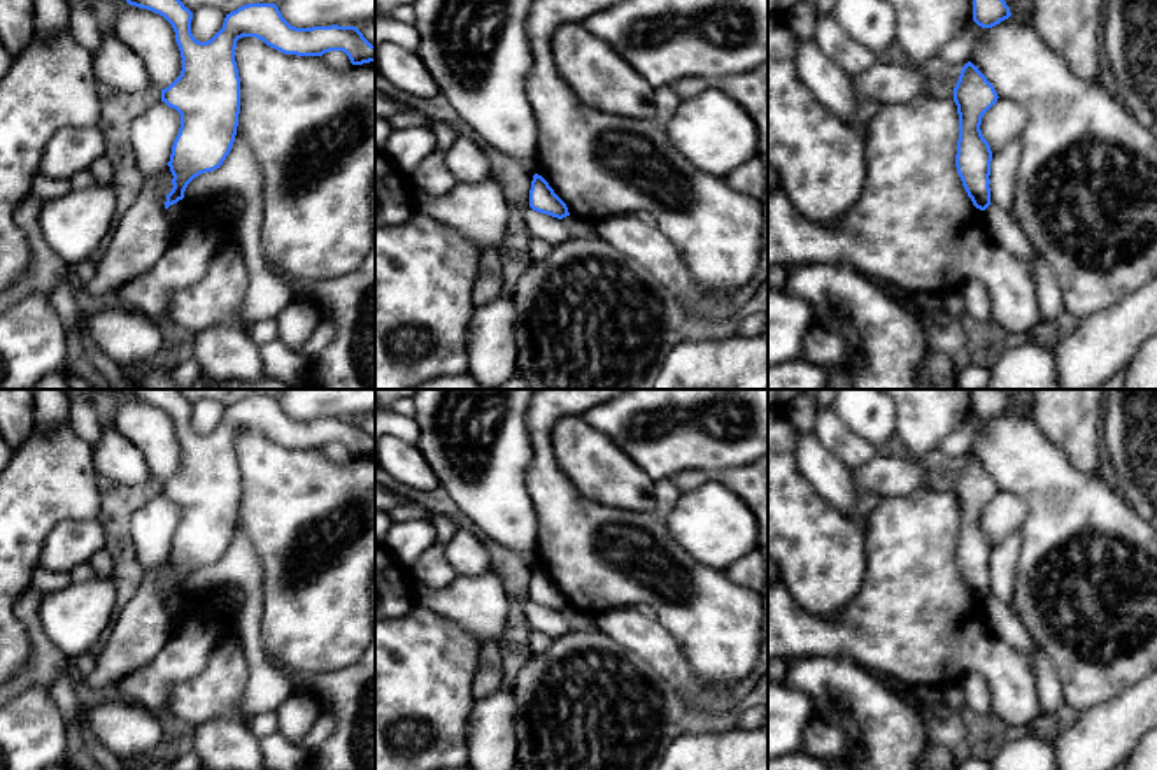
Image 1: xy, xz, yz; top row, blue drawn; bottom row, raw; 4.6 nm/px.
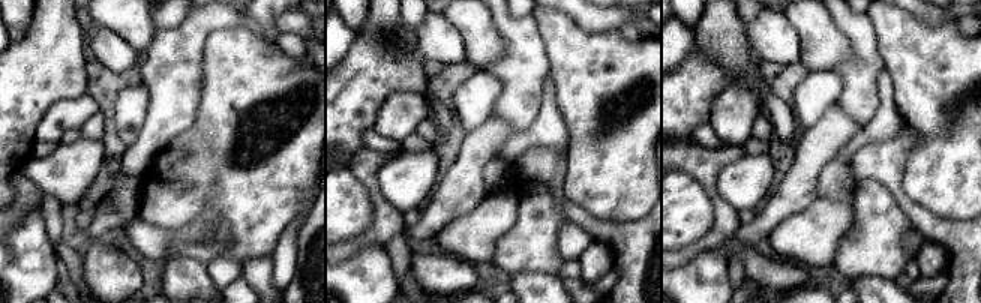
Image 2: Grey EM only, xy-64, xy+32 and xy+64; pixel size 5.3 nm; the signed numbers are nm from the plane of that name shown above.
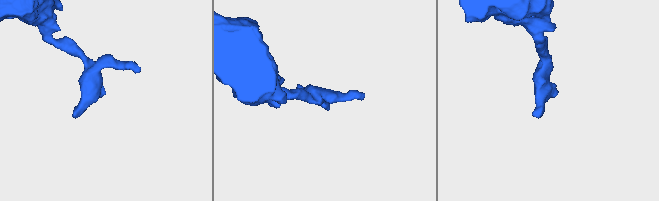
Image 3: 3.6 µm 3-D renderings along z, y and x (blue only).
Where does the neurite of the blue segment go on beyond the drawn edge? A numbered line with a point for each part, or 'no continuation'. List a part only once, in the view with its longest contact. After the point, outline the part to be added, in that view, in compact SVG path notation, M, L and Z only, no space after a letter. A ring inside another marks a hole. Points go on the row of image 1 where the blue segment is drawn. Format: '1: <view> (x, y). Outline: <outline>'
no continuation

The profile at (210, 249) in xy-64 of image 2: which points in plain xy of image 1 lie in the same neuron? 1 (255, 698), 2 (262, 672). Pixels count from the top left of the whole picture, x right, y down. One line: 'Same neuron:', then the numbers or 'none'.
Same neuron: 1, 2

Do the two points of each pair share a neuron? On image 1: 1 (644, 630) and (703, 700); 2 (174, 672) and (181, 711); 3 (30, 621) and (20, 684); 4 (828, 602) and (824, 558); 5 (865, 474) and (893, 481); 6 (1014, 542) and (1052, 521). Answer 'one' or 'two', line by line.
1: one
2: two
3: one
4: one
5: one
6: two

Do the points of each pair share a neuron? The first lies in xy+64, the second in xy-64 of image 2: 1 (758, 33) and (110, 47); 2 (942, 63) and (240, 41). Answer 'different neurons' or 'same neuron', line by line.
1: same neuron
2: same neuron

